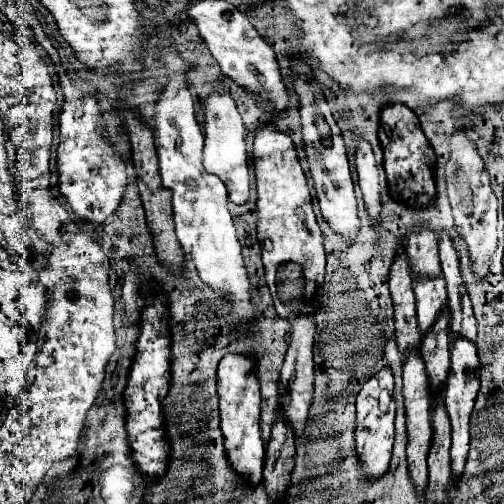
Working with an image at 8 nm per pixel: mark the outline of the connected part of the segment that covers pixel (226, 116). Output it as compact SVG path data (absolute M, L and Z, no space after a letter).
M212 93L206 99L206 123L204 123L204 167L218 175L228 189L228 197L236 205L246 205L250 197L250 171L248 149L244 141L244 123L236 109L234 99L228 93Z

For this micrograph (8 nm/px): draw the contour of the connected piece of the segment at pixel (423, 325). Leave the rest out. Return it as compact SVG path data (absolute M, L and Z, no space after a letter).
M420 277L414 279L414 293L416 293L416 311L418 311L418 325L420 331L430 331L434 321L438 321L442 309L446 307L446 283L442 277L430 279Z

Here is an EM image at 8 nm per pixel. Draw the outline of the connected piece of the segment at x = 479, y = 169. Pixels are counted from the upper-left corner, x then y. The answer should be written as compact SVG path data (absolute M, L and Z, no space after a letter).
M456 131L454 137L450 139L450 161L446 163L446 181L448 181L448 197L454 213L454 225L458 235L466 241L470 261L472 261L472 271L476 277L486 277L490 259L496 251L498 239L496 239L496 215L498 215L498 201L496 195L490 187L488 173L484 169L484 163L468 139L464 131Z

